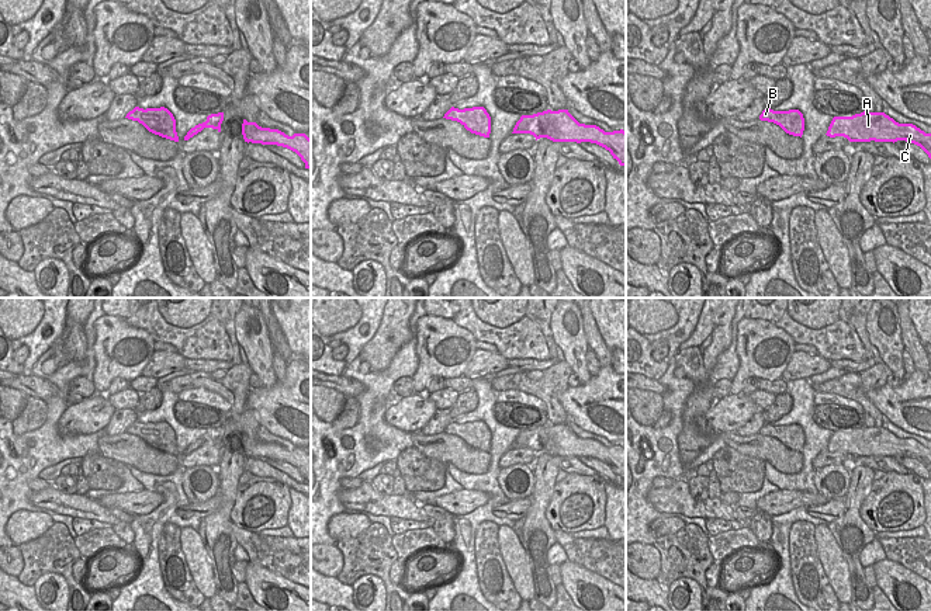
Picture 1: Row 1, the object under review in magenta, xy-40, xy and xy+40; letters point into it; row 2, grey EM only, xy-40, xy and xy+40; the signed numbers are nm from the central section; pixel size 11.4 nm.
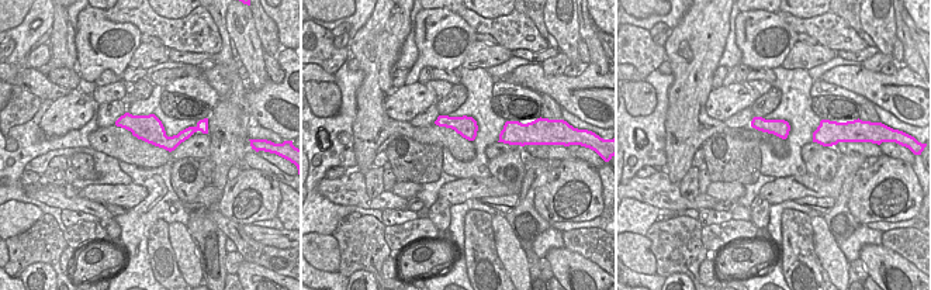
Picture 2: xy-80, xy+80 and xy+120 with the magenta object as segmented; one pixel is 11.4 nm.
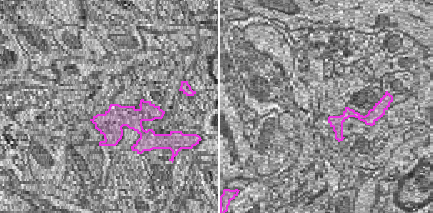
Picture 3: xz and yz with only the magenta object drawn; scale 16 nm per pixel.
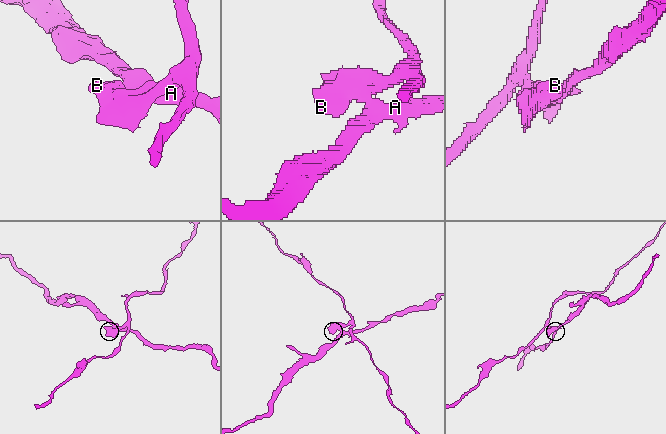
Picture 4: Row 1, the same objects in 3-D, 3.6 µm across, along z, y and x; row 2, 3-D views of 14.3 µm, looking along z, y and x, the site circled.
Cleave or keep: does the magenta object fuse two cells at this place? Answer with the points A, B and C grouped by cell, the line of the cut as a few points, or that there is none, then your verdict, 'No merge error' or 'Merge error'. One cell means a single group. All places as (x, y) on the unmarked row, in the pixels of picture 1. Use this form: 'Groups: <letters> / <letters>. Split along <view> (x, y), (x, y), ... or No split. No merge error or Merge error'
Groups: A C / B. Split along xy-40 (203, 437), (206, 441). Merge error

